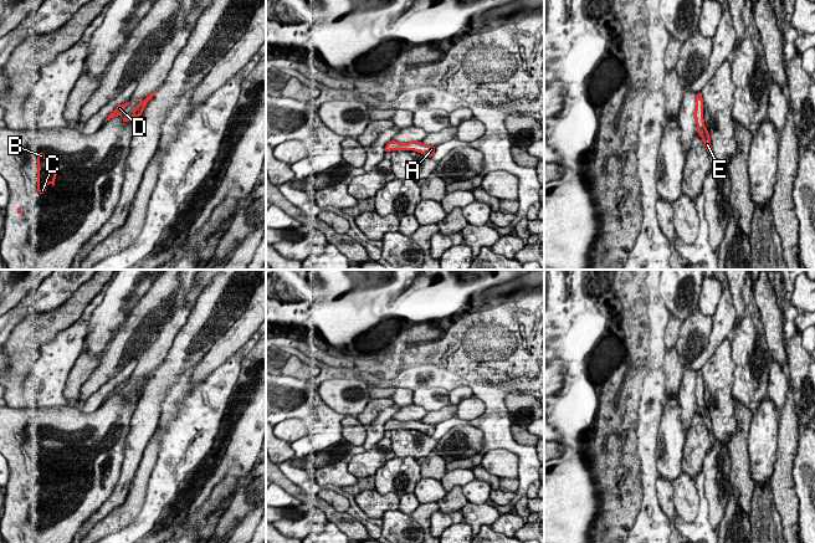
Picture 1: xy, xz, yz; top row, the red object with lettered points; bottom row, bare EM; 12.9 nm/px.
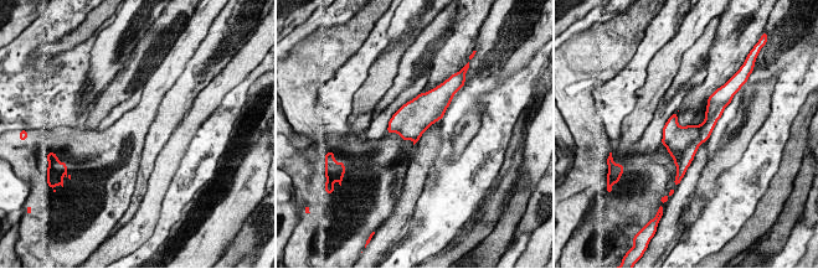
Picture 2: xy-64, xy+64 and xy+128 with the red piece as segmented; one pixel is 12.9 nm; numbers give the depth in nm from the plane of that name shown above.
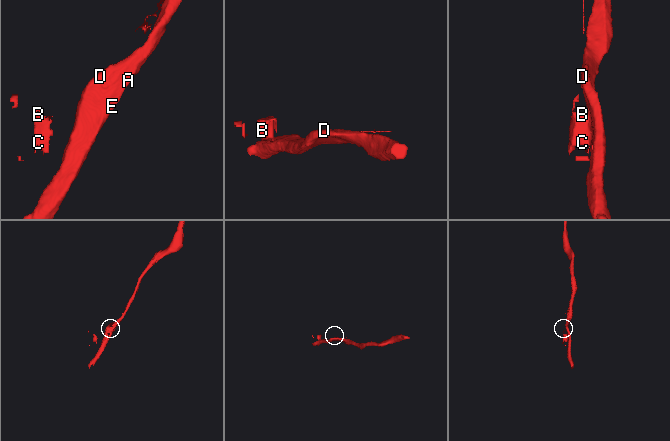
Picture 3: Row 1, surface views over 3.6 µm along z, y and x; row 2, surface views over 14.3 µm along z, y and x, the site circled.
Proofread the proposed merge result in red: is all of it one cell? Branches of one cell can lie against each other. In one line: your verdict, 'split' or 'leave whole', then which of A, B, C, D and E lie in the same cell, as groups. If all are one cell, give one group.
split; groups A D E / B C

